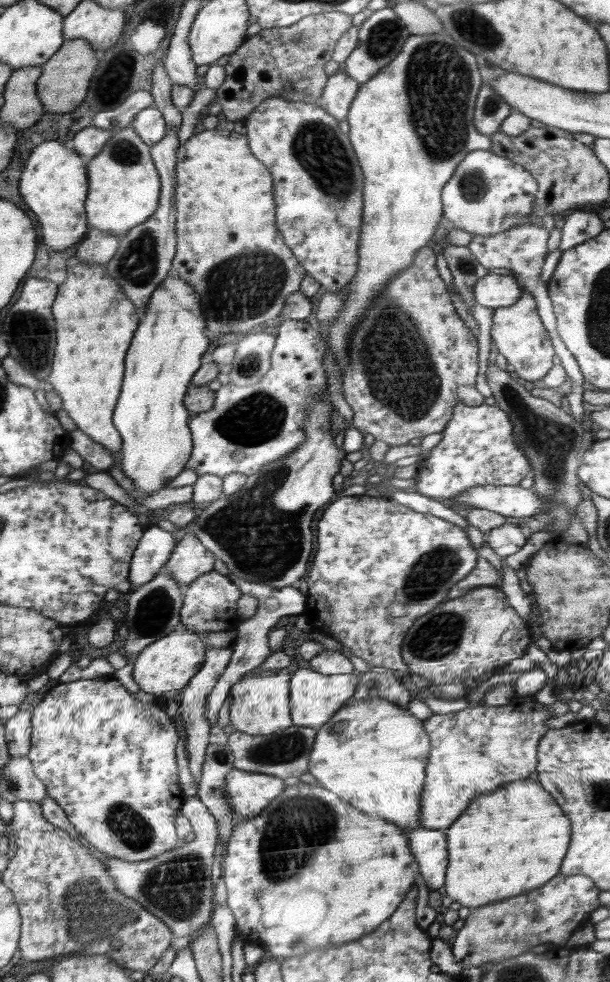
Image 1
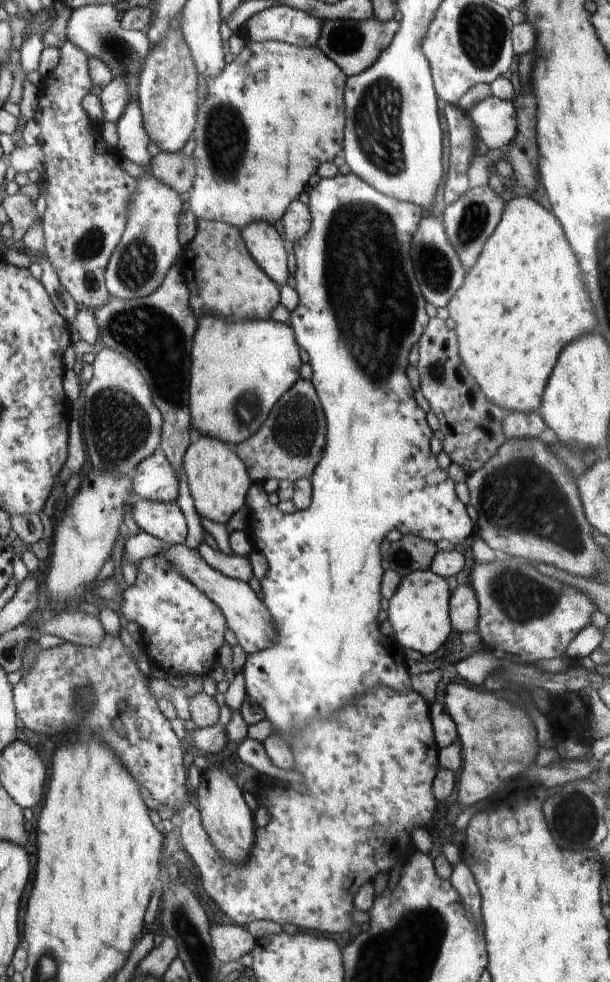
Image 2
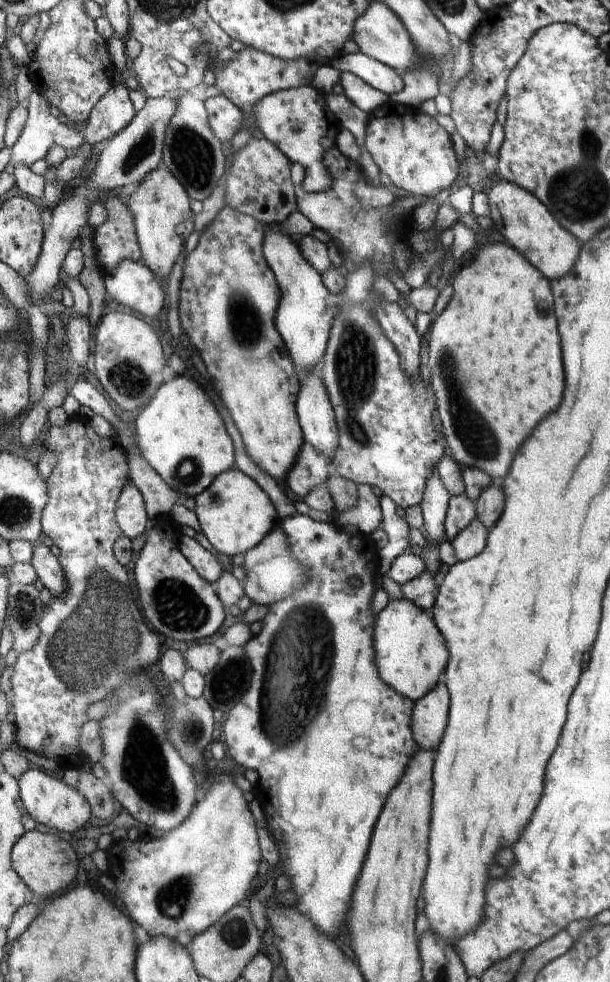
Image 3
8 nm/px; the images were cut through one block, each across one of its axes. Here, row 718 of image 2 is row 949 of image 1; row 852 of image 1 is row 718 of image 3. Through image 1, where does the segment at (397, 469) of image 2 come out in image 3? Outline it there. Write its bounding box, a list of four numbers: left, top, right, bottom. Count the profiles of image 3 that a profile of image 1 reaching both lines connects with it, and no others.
[221,513,420,936]

